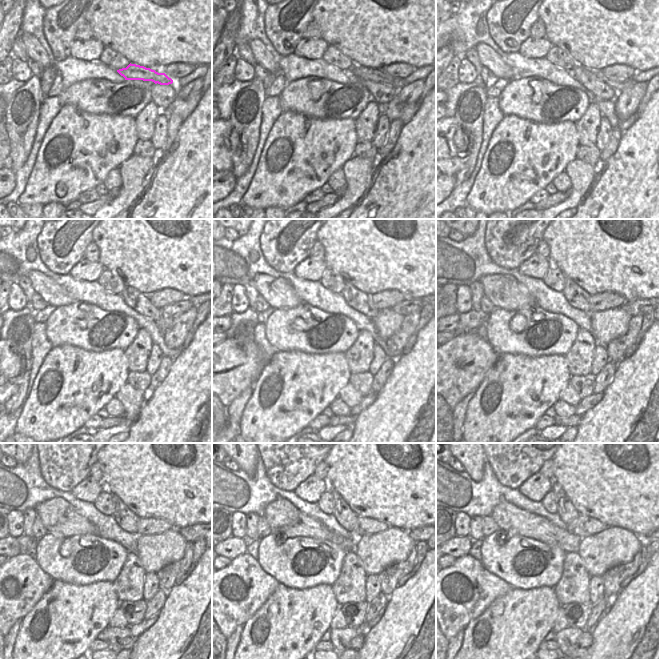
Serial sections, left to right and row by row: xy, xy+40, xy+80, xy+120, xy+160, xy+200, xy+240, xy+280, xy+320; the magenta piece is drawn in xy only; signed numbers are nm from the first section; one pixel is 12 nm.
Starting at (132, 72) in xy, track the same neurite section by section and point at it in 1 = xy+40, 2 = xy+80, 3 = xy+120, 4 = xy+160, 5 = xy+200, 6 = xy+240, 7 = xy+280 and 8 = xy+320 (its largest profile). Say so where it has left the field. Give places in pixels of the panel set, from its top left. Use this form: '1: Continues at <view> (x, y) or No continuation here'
1: Continues at xy+40 (362, 73)
2: Continues at xy+80 (620, 84)
3: Continues at xy+120 (178, 308)
4: Continues at xy+160 (409, 305)
5: Continues at xy+200 (639, 307)
6: Continues at xy+240 (191, 533)
7: Continues at xy+280 (415, 534)
8: Continues at xy+320 (639, 536).

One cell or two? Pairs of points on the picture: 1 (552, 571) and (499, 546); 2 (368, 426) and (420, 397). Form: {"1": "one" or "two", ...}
{"1": "one", "2": "one"}

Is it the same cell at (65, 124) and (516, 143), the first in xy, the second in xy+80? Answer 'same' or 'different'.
same

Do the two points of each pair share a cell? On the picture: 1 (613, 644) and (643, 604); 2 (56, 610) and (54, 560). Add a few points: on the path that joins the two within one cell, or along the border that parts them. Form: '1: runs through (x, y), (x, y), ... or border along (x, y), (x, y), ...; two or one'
1: runs through (623, 634), (643, 614); one
2: border along (54, 579), (78, 585); two

